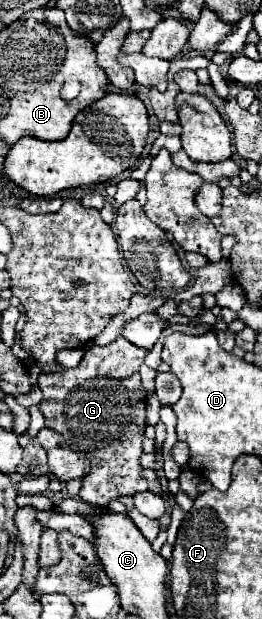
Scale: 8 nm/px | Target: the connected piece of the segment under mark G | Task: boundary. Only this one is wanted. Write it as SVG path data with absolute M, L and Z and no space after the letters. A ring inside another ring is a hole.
M118 336L108 346L92 346L86 350L76 368L64 372L40 374L38 384L44 392L40 410L44 412L46 426L56 430L66 444L90 462L90 474L82 478L78 498L94 504L108 506L110 500L122 494L136 494L148 490L142 476L140 454L146 430L146 390L142 386L138 368L144 362L146 350L126 342Z

